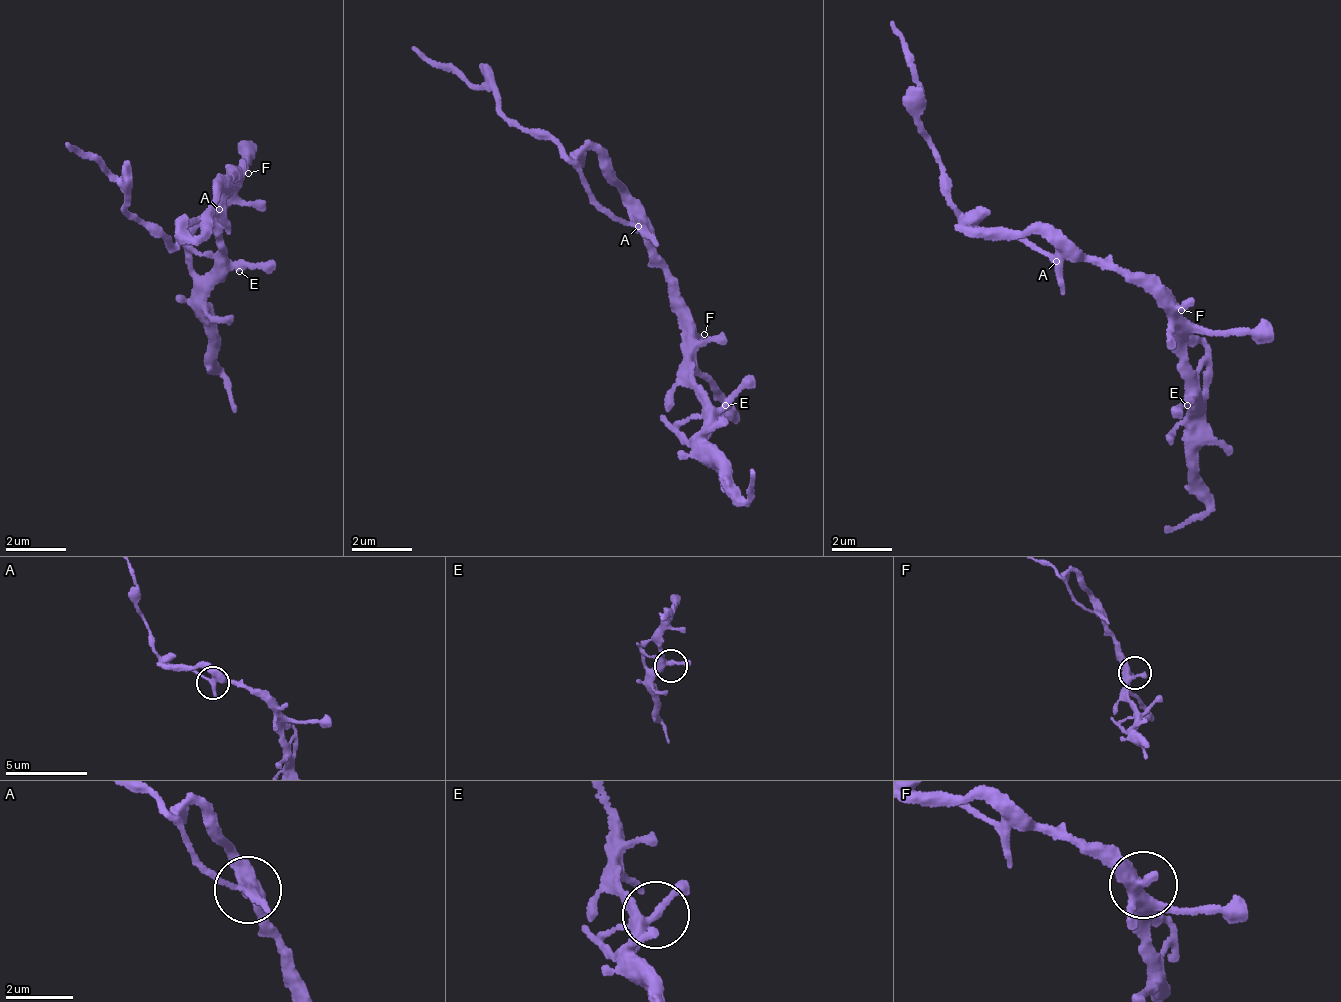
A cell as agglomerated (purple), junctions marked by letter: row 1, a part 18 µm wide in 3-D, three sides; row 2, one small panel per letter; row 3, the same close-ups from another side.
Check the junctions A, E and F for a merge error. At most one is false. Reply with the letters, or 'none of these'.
A

